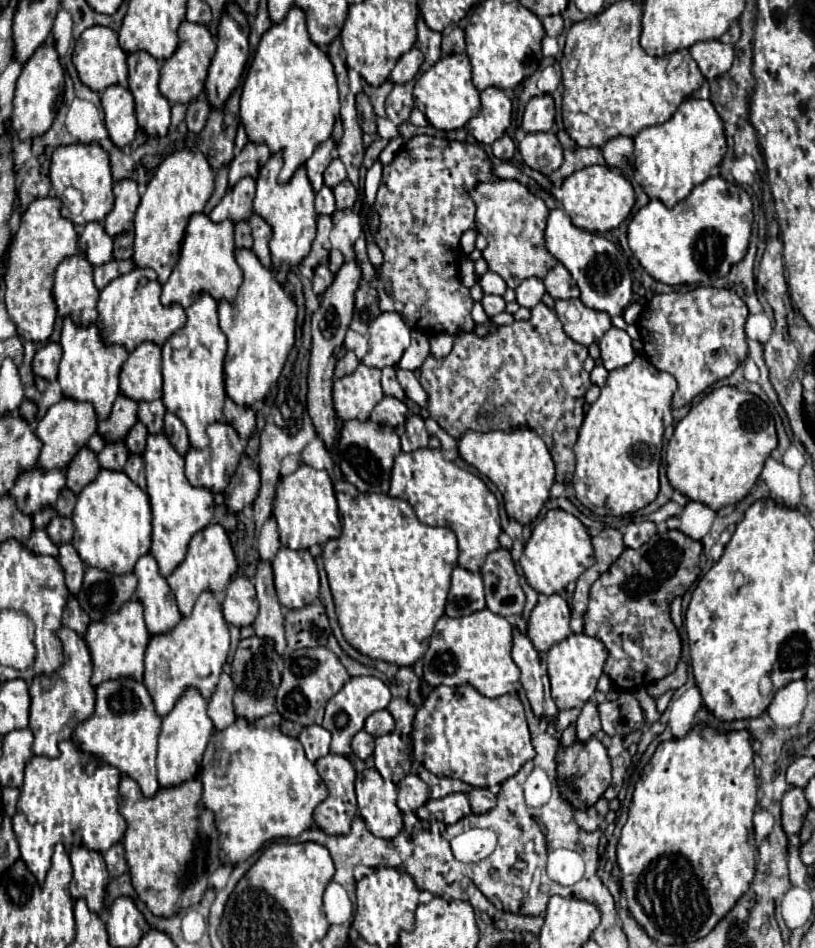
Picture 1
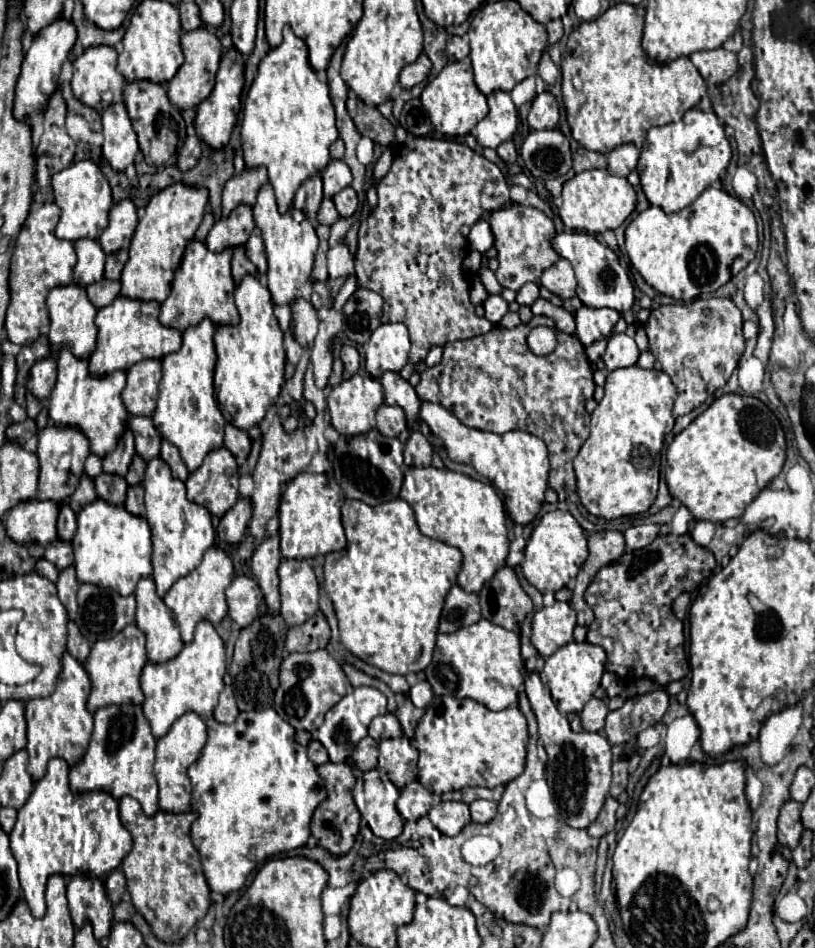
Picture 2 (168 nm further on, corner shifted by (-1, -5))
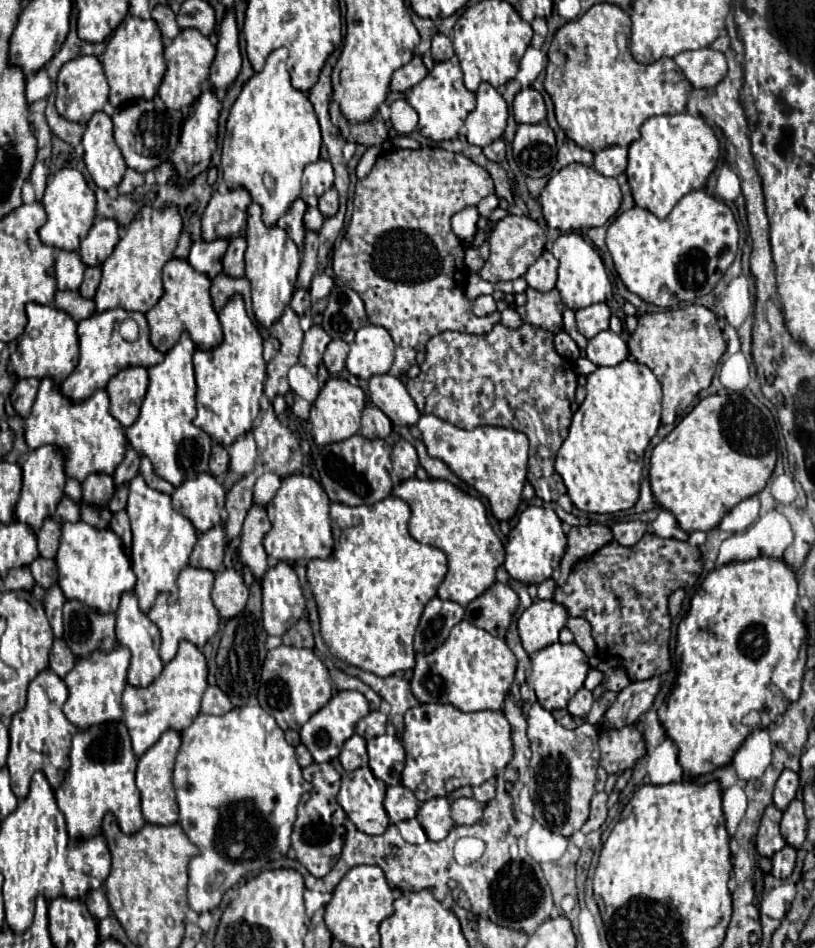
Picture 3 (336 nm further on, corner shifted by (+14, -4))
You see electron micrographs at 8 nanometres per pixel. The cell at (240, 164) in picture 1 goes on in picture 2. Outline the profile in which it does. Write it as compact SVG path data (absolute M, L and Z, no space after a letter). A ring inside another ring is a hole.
M245 169L241 175L235 175L227 181L223 189L223 217L227 217L239 205L255 205L259 189L267 183L267 169Z

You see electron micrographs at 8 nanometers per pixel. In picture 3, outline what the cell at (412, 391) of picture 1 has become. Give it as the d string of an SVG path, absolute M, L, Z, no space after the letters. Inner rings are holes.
M422 414L418 428L422 430L422 440L428 448L428 454L446 462L446 466L460 480L486 496L492 514L498 520L510 520L516 514L528 472L528 438L522 432L500 426L478 426L474 430L462 430L434 414Z

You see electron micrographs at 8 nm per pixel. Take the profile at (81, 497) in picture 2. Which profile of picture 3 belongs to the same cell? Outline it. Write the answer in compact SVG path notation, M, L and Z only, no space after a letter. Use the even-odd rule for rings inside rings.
M62 496L58 508L56 508L56 514L60 516L58 520L60 522L78 522L80 520L80 506L68 498L68 496Z

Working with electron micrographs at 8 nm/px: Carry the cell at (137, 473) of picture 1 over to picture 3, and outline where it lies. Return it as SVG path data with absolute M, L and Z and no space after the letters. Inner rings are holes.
M120 510L112 516L110 520L110 530L114 530L116 534L120 534L120 538L124 538L124 548L130 550L130 542L132 542L132 532L130 532L130 520L126 510Z

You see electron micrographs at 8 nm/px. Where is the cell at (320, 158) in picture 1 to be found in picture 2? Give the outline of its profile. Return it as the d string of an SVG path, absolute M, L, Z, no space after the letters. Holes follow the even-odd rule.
M315 175L311 177L295 195L295 203L293 207L303 211L307 215L307 219L315 219L317 215L317 209L319 209L319 203L323 199L323 185L321 185L321 175Z

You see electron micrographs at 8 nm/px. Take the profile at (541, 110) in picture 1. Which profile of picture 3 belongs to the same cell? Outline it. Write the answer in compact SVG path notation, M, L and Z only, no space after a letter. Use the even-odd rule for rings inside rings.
M524 88L514 98L514 118L518 124L538 124L546 118L544 98L534 88Z

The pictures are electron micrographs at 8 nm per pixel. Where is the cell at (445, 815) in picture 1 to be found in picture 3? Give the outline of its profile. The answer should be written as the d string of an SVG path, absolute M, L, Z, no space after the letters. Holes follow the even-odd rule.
M448 798L426 800L420 806L420 810L416 814L416 820L420 822L420 826L424 828L424 832L426 832L426 836L430 840L446 838L446 834L454 826L452 816L450 816L450 802L448 802Z

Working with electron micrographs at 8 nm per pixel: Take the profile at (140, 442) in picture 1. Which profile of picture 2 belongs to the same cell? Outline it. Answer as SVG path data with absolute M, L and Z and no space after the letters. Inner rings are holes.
M135 455L133 463L131 463L131 467L129 467L129 473L125 475L127 485L131 485L131 483L141 483L141 481L143 481L143 475L145 475L145 467L147 467L147 463L145 463L139 455Z

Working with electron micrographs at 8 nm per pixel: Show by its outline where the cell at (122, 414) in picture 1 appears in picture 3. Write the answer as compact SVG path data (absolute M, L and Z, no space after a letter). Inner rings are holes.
M94 472L82 482L82 498L88 498L88 502L104 502L104 506L110 502L114 490L114 476L104 472Z

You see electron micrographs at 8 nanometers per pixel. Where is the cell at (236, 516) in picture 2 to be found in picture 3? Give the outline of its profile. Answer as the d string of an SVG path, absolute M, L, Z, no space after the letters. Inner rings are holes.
M214 526L202 532L190 556L190 564L216 572L224 558L224 544L226 544L226 534L222 526Z

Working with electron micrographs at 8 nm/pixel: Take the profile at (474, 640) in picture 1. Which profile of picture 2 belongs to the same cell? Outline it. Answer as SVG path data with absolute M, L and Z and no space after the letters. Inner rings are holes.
M481 619L479 623L473 623L471 627L461 627L455 633L449 635L437 635L437 645L433 651L433 663L425 669L427 681L433 689L435 695L451 695L459 699L473 699L481 705L485 705L491 711L501 711L507 707L517 705L517 695L519 687L523 685L523 657L521 657L521 645L519 645L519 635L515 631L507 631L499 625L493 625L487 619Z

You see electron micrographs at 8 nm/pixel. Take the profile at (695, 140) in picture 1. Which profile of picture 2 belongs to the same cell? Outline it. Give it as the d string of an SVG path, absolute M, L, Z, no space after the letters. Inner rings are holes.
M689 109L683 119L685 123L679 121L663 127L651 127L637 165L641 187L649 203L661 207L665 213L681 211L683 207L691 205L703 193L703 189L717 183L733 155L723 125L713 111Z

